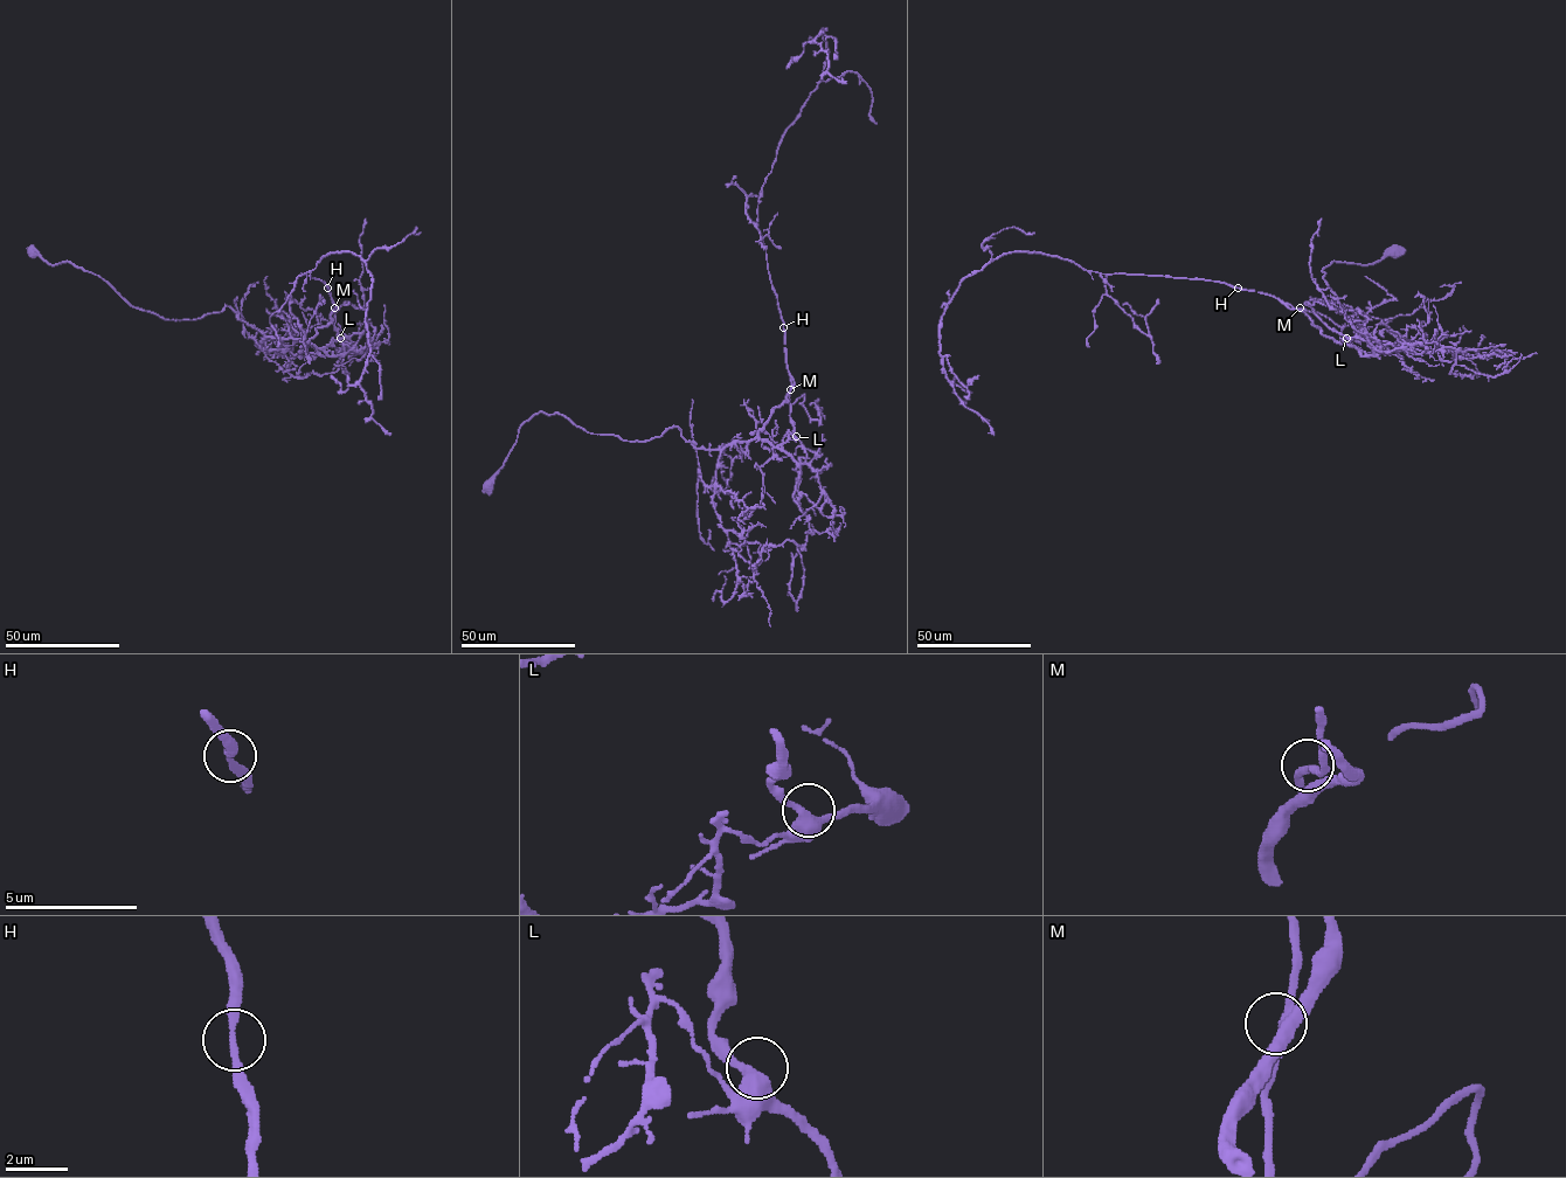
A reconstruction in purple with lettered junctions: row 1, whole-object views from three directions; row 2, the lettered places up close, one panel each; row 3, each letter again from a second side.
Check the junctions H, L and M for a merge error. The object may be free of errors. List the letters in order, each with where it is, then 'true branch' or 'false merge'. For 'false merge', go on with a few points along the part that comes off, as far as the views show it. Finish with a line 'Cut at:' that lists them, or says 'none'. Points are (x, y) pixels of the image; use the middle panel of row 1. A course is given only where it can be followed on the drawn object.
H: at (783, 327); true branch
L: at (796, 436); true branch
M: at (790, 389); true branch
Cut at: none

